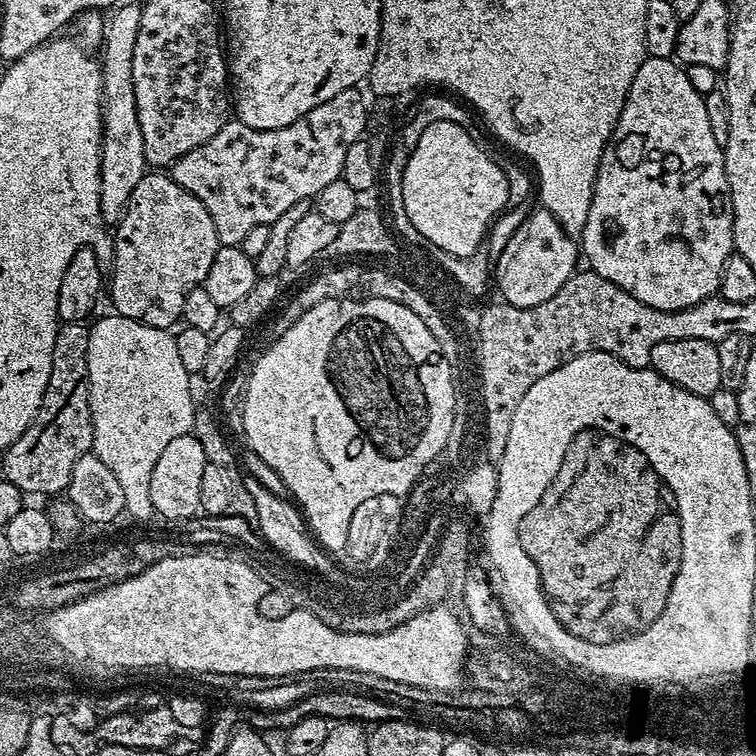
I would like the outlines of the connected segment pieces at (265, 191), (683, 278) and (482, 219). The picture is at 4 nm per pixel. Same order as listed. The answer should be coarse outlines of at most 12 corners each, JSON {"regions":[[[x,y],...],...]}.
{"regions":[[[359,87],[258,130],[235,118],[170,165],[238,246],[343,177]],[[675,59],[638,66],[578,244],[654,310],[719,293],[724,149]],[[434,122],[407,153],[420,240],[481,251],[508,174],[473,133]]]}

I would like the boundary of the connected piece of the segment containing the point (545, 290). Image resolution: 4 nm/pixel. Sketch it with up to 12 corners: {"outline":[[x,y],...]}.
{"outline":[[529,211],[494,260],[503,303],[554,298],[578,244],[552,212]]}

